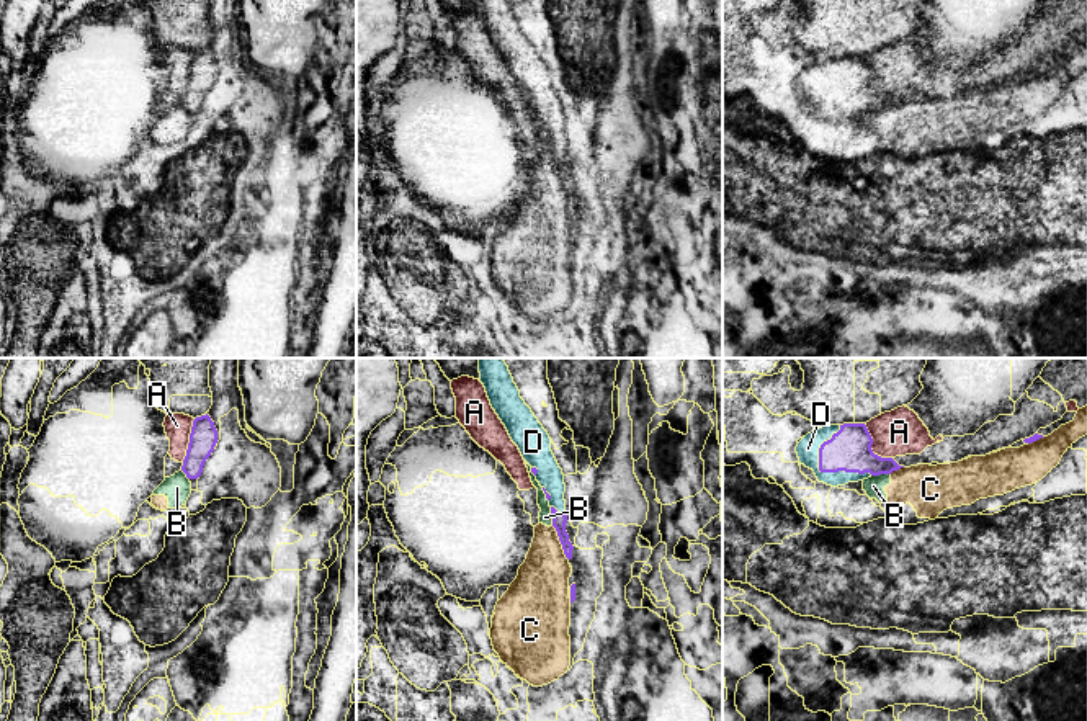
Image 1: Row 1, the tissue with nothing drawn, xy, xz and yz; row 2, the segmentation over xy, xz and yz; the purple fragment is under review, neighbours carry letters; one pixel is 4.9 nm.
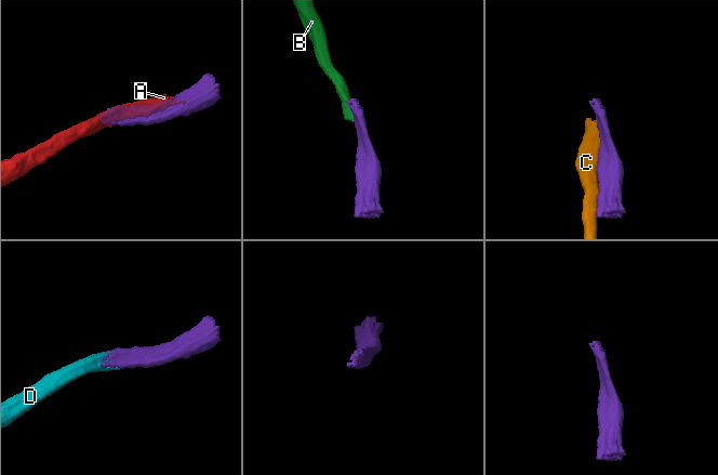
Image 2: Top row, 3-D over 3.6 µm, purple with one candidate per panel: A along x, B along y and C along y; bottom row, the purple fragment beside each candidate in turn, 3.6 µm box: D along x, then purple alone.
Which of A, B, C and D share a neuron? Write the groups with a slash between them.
A / B C / D

